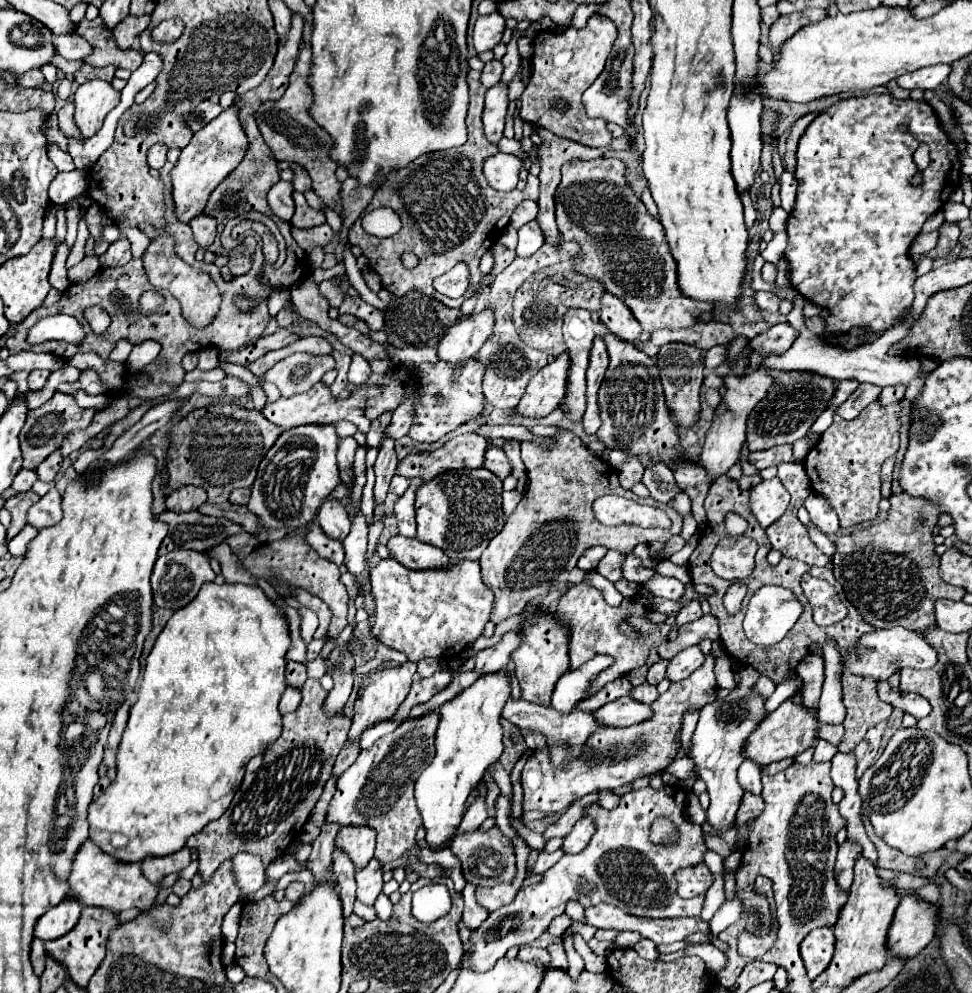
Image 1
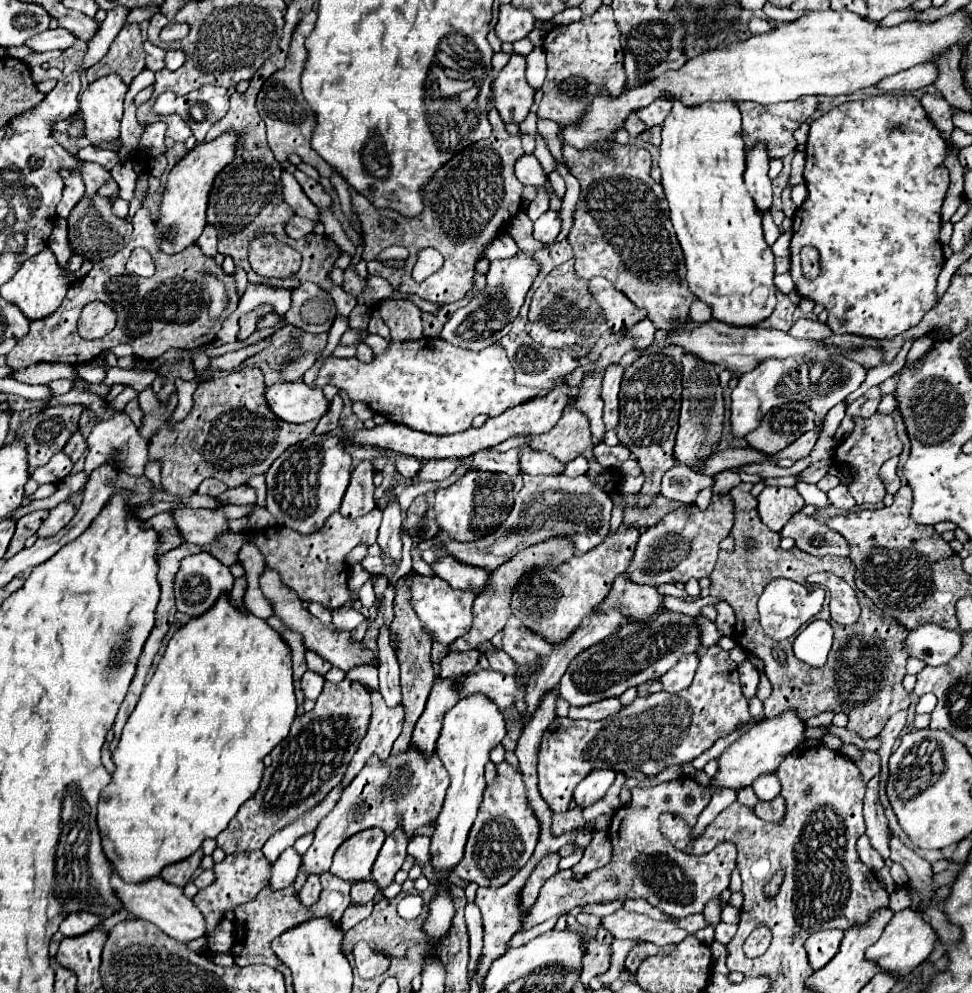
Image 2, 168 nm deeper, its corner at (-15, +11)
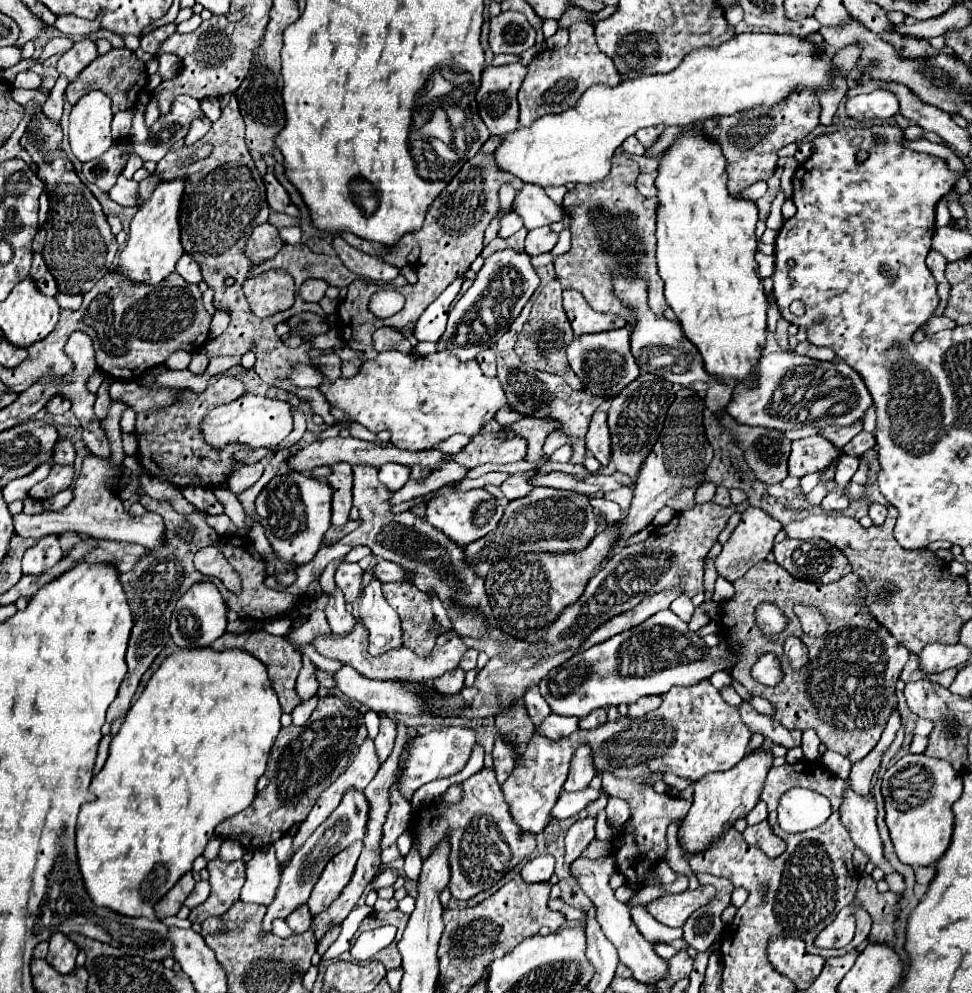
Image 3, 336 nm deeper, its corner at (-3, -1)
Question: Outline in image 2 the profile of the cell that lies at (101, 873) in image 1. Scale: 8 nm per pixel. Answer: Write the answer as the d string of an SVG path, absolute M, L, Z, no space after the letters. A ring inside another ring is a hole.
M111 865L111 887L115 889L115 895L121 901L121 905L133 917L151 921L153 925L157 925L161 931L175 937L177 941L187 943L187 941L193 941L193 939L205 935L205 919L203 919L201 911L195 907L195 903L183 895L181 887L175 887L161 877L151 877L151 879L145 879L141 883L125 883L119 877L119 873L115 873L113 865Z

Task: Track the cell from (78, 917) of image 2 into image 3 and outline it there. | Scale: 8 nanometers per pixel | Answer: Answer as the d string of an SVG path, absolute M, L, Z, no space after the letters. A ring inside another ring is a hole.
M55 933L49 939L49 953L45 957L45 961L61 975L67 975L73 971L75 967L75 957L77 957L79 949L73 941L67 939L67 935L63 933Z

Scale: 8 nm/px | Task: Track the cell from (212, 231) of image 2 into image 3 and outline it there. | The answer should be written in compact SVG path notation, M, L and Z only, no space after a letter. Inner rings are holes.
M183 255L183 257L179 259L175 271L177 271L185 281L189 281L189 283L201 283L201 271L199 271L197 263L191 261L191 257L187 257L187 255Z

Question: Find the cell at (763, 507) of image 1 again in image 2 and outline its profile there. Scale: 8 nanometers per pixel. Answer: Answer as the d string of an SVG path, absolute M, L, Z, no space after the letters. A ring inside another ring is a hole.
M777 485L765 487L757 497L757 501L759 501L757 509L761 513L763 523L777 533L805 505L803 497L795 487L777 487Z

